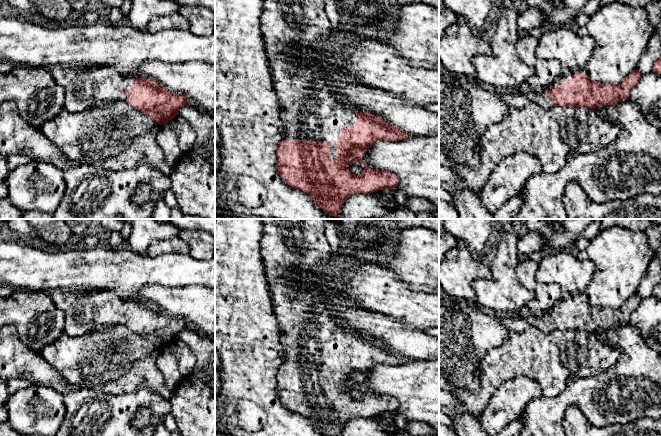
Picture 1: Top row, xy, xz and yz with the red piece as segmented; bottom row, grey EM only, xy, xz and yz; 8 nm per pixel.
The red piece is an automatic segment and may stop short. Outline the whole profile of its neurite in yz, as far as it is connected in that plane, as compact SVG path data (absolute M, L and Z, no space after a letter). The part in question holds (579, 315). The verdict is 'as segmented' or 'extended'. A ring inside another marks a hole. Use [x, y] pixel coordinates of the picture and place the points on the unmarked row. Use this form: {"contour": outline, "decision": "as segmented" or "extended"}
{"contour": "M561 292L558 302L544 315L538 317L527 312L523 315L529 326L546 333L562 330L594 334L598 330L612 330L629 323L631 314L638 308L641 300L635 293L619 308L609 309L591 306L586 292Z", "decision": "extended"}

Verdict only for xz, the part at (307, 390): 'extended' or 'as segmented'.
extended

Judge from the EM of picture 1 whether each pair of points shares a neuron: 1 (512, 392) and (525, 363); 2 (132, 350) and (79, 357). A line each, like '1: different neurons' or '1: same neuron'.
1: different neurons
2: same neuron

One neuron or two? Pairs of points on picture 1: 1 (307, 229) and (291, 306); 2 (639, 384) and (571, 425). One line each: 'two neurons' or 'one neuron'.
1: one neuron
2: two neurons

